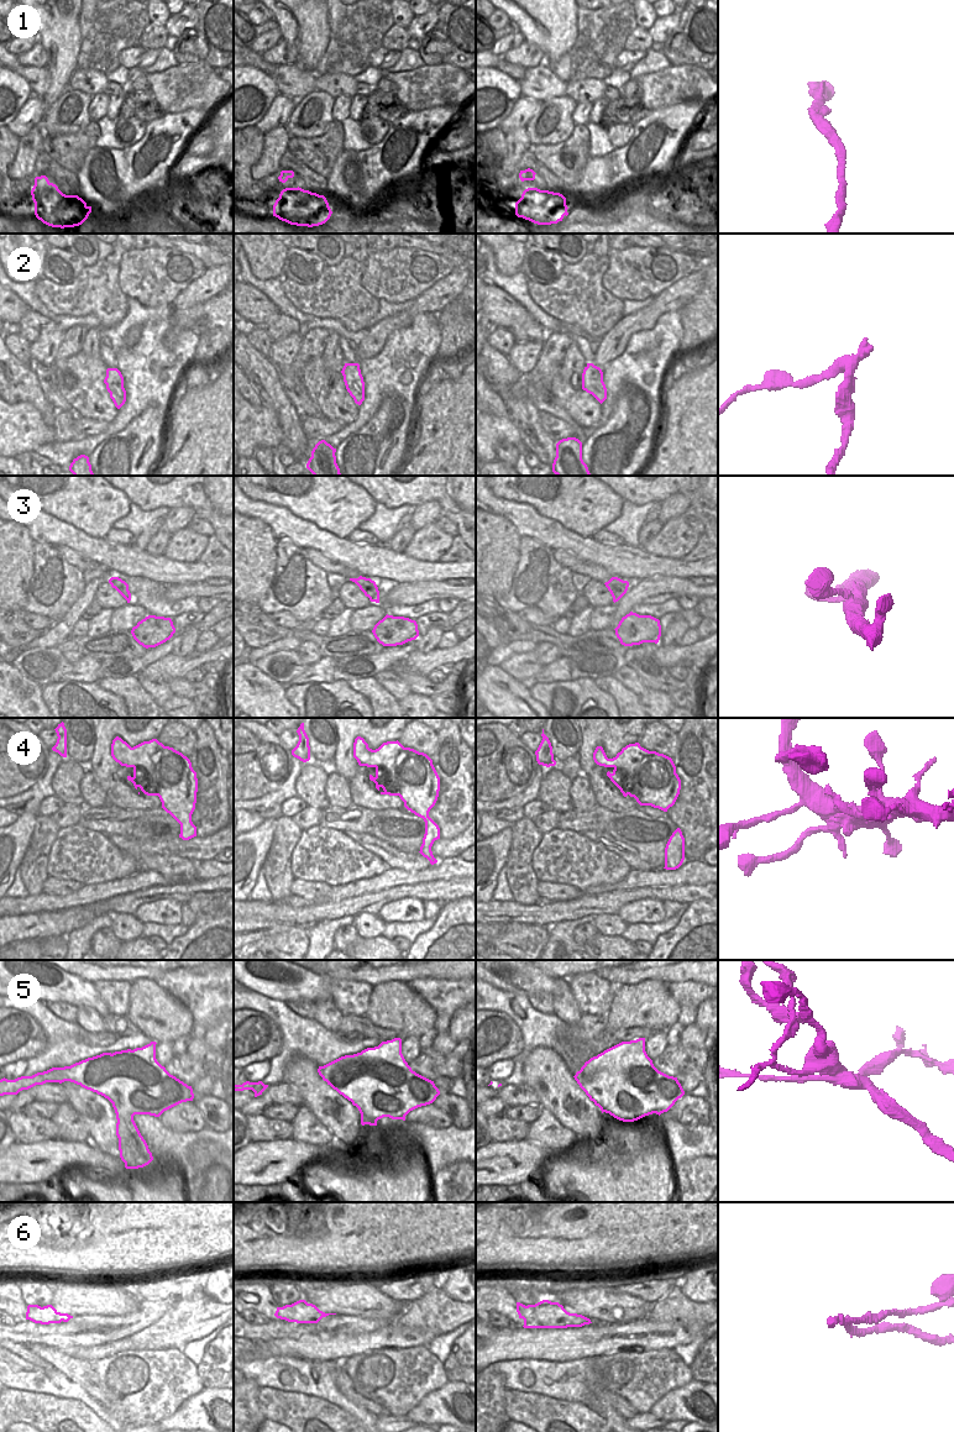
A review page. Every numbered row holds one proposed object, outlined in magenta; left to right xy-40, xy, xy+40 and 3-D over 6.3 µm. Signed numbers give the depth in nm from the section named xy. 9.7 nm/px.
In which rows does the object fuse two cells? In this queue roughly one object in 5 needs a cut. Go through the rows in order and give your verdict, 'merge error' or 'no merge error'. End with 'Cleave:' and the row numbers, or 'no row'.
1: no merge error
2: merge error
3: no merge error
4: no merge error
5: merge error
6: merge error
Cleave: 2, 5, 6

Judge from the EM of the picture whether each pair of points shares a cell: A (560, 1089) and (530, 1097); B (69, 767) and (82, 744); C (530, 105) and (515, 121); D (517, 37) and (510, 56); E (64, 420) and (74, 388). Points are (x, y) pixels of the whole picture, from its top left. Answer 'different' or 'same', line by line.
A: different
B: different
C: same
D: different
E: different

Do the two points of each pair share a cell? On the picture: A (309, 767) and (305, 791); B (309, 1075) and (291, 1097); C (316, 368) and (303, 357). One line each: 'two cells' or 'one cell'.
A: one cell
B: two cells
C: two cells

